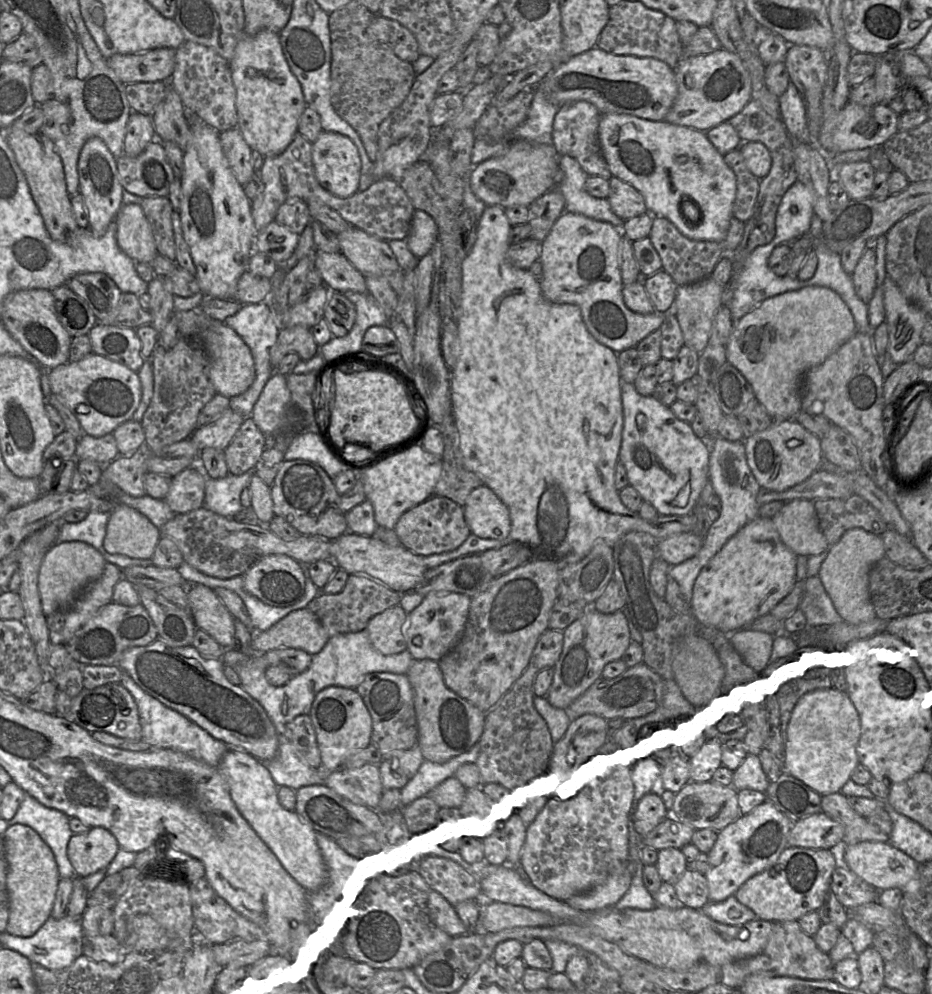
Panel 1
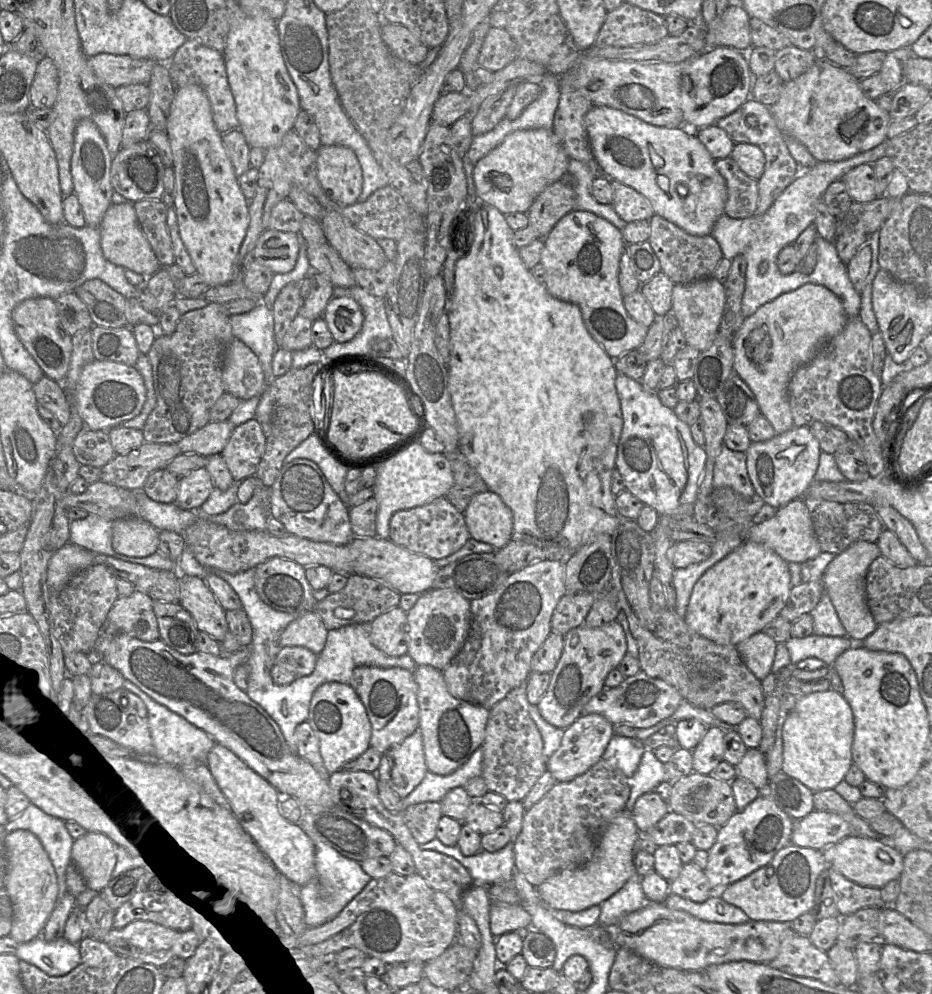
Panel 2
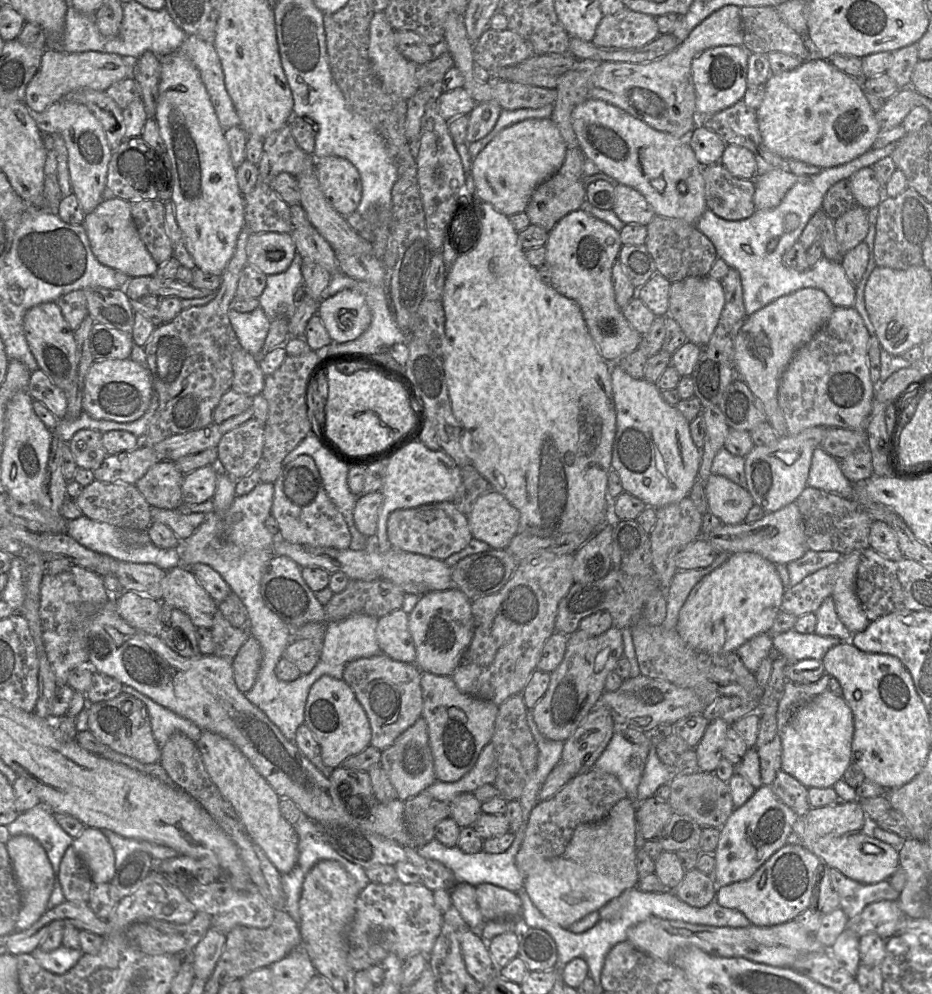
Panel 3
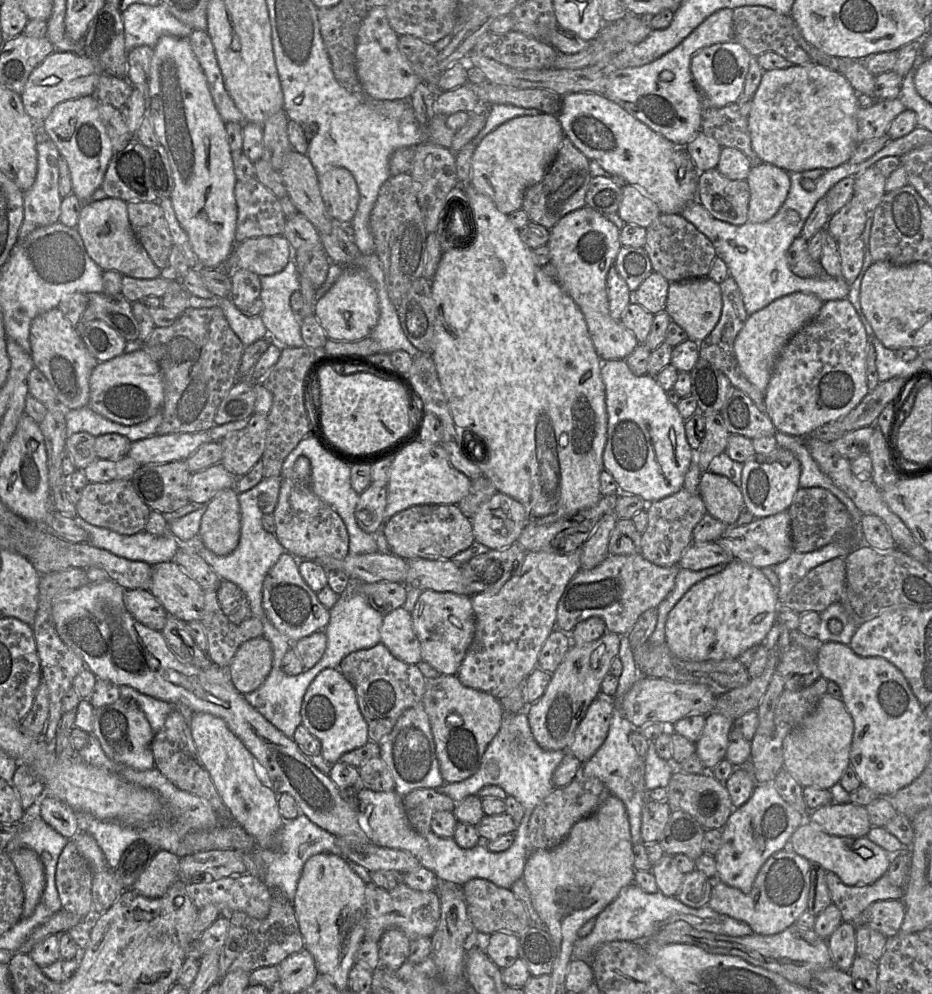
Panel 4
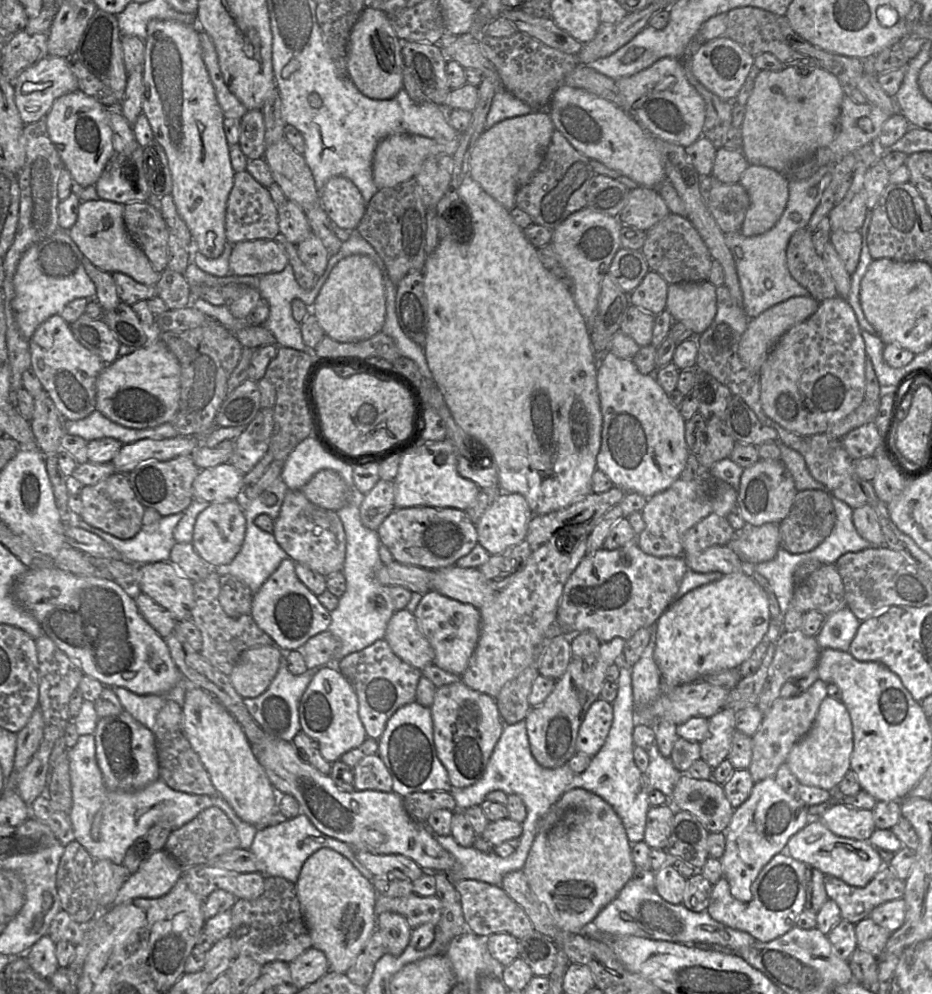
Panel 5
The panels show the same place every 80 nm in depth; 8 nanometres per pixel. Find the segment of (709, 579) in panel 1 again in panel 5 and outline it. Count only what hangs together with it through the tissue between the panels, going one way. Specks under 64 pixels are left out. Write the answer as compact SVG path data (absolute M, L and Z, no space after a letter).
M748 570L726 574L722 579L693 589L673 601L656 621L654 659L661 676L661 691L698 681L711 672L738 669L764 639L770 620L768 597Z

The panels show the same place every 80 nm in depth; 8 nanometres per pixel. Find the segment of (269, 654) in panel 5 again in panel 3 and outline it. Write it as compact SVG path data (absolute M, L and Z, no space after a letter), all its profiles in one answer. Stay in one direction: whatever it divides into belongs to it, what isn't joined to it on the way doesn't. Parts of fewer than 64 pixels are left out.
M250 636L233 658L233 676L237 688L245 693L249 691L257 678L262 662L262 649L258 640Z

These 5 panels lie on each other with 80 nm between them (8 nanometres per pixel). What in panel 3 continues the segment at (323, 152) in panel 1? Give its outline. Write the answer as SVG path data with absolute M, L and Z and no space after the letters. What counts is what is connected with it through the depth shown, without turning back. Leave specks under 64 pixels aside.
M328 156L315 159L320 188L332 207L342 216L355 212L362 196L361 178L348 160Z

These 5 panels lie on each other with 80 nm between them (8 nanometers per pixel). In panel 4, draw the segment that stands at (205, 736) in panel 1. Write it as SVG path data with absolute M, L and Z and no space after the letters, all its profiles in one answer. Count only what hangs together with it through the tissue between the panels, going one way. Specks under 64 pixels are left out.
M121 685L119 686L119 689L120 697L125 699L132 699L138 704L140 709L144 712L155 734L162 729L167 716L172 711L179 711L188 722L188 725L194 714L191 709L184 704L170 703L163 700L159 700L154 697L143 694L127 685Z

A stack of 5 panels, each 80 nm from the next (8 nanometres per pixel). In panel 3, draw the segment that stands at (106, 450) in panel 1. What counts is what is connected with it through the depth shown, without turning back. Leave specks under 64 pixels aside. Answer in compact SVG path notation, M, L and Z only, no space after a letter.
M78 430L68 442L77 467L94 470L100 466L107 453L102 443L102 433L97 430Z

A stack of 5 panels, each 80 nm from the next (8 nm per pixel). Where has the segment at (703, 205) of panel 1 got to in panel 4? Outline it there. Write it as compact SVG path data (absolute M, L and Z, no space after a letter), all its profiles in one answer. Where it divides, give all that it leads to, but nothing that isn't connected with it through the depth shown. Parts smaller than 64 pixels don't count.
M585 92L564 95L558 120L565 136L580 152L638 188L658 205L661 214L680 214L687 204L698 201L700 171L693 165L692 170L686 170L684 177L678 179L672 161L675 149L685 146L675 145L604 95Z

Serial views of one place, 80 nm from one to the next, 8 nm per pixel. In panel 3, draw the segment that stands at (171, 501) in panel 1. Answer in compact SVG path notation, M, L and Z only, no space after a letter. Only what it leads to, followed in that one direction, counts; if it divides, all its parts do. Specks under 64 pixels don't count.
M207 465L184 475L182 500L184 504L200 504L212 499L220 469L218 465Z

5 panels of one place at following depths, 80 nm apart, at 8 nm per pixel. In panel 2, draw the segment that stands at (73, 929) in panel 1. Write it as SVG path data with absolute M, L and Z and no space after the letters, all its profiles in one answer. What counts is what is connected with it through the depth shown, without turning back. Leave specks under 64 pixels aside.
M43 931L32 941L19 943L15 955L50 976L66 975L81 962L79 944L73 944L64 937L46 941Z

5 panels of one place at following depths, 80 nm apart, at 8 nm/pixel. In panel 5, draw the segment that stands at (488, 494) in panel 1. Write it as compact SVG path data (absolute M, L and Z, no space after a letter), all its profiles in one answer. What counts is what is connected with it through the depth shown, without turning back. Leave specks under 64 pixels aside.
M502 492L475 524L478 543L490 555L505 553L525 540L533 516L523 495Z

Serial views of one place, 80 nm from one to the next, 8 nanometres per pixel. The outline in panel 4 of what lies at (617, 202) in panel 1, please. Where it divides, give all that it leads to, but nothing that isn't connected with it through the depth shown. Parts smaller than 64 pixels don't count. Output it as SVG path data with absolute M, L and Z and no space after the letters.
M627 185L621 189L622 199L617 214L625 223L647 228L661 215L658 205L638 188Z

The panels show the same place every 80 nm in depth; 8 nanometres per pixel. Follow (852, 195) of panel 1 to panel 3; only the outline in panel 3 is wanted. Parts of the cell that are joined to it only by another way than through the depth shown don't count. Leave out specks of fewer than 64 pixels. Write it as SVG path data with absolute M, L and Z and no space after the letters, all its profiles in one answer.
M864 167L850 178L855 204L867 211L875 209L884 198L883 186L876 178L872 167Z

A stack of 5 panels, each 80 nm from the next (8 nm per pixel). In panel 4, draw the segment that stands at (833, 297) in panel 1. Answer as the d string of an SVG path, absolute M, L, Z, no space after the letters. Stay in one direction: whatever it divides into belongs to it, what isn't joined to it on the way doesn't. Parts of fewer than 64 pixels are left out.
M795 292L776 299L765 308L748 316L735 339L734 351L743 374L762 393L768 386L772 369L783 347L818 314L823 303L812 293Z

